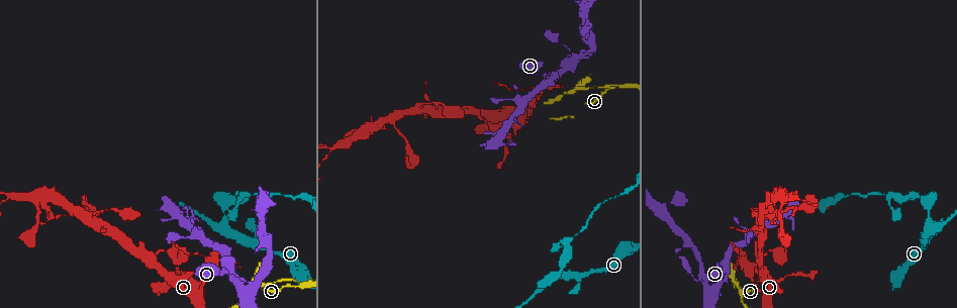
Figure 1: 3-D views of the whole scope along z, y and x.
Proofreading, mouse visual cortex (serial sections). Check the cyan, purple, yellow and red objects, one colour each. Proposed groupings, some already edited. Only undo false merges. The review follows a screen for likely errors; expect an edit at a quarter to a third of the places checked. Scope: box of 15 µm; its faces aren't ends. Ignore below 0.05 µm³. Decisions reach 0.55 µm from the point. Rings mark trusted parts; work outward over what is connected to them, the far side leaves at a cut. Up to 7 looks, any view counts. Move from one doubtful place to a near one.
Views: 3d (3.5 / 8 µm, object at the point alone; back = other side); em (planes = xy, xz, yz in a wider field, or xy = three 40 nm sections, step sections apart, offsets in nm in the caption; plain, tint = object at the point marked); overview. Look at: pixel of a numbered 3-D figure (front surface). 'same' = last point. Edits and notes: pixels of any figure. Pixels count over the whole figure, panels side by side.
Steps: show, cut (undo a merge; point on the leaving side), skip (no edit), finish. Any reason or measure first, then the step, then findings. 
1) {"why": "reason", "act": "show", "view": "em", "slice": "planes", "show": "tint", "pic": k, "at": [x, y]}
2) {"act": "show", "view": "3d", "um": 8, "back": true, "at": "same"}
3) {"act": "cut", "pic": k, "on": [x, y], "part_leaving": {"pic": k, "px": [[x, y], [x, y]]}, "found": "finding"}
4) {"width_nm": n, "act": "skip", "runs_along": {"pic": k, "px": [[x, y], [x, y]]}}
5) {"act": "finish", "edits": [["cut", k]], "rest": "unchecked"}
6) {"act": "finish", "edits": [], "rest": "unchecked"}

{"why": "sharp bend", "act": "show", "view": "3d", "um": 3.5, "pic": 1, "at": [741, 261]}

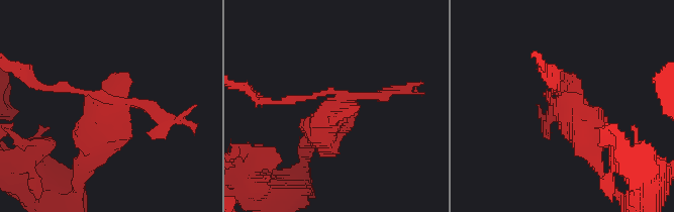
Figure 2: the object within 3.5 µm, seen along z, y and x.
{"why": "shape alone is not enough", "act": "show", "view": "em", "slice": "xy", "step": 5, "show": "tint", "pic": 2, "at": [108, 103]}

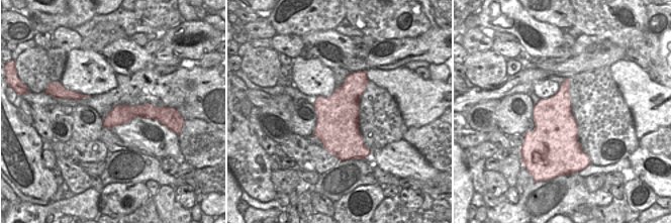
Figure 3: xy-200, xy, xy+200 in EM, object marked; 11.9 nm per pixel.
{"act": "cut", "pic": 2, "on": [547, 129], "part_leaving": {"pic": 2, "px": [[552, 101], [549, 77]]}, "found": "two cells meet here"}

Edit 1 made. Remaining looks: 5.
{"act": "show", "view": "overview"}

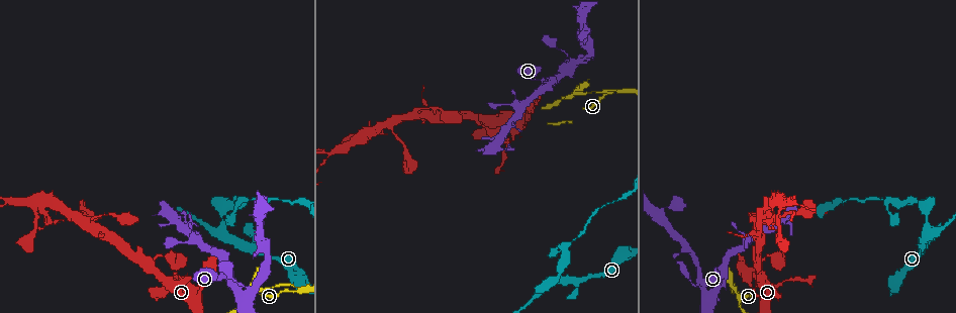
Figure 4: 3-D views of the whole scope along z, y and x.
{"act": "show", "view": "3d", "um": 8, "pic": 4, "at": [297, 289]}

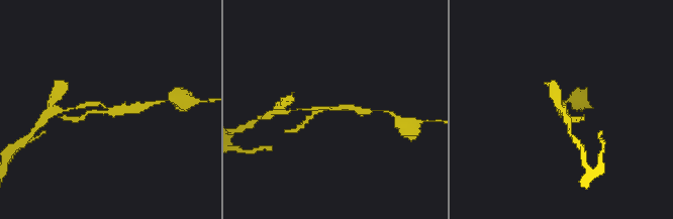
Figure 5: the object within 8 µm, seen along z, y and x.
{"act": "show", "view": "em", "slice": "xy", "step": 1, "show": "tint", "pic": 5, "at": [332, 108]}

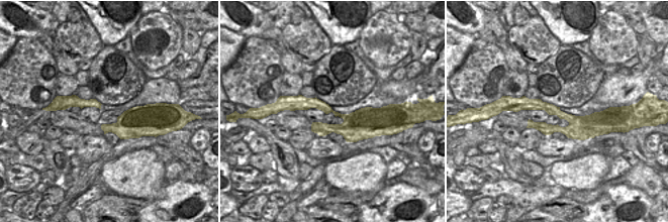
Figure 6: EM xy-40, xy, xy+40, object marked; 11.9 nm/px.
{"act": "skip", "runs_along": {"pic": 6, "px": [[289, 107], [317, 103], [349, 119], [376, 119]]}, "found": "one cell here"}

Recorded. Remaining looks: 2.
{"why": "branch point", "act": "show", "view": "3d", "um": 3.5, "pic": 4, "at": [222, 207]}

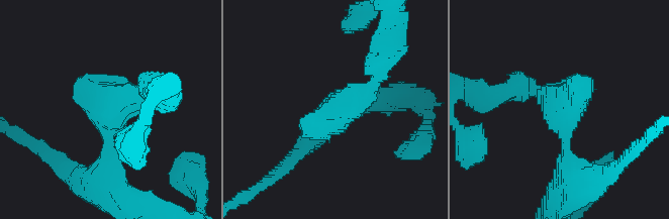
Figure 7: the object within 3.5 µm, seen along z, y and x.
{"act": "show", "view": "em", "slice": "xy", "step": 3, "show": "tint", "pic": 7, "at": [338, 108]}

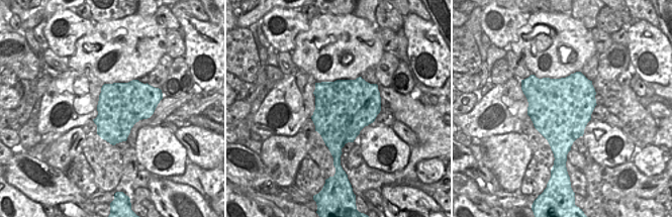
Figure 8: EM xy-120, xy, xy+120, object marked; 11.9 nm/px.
{"act": "skip", "found": "one cell here"}

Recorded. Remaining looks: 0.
{"act": "finish", "edits": [["cut", 2]], "rest": "unchecked"}

